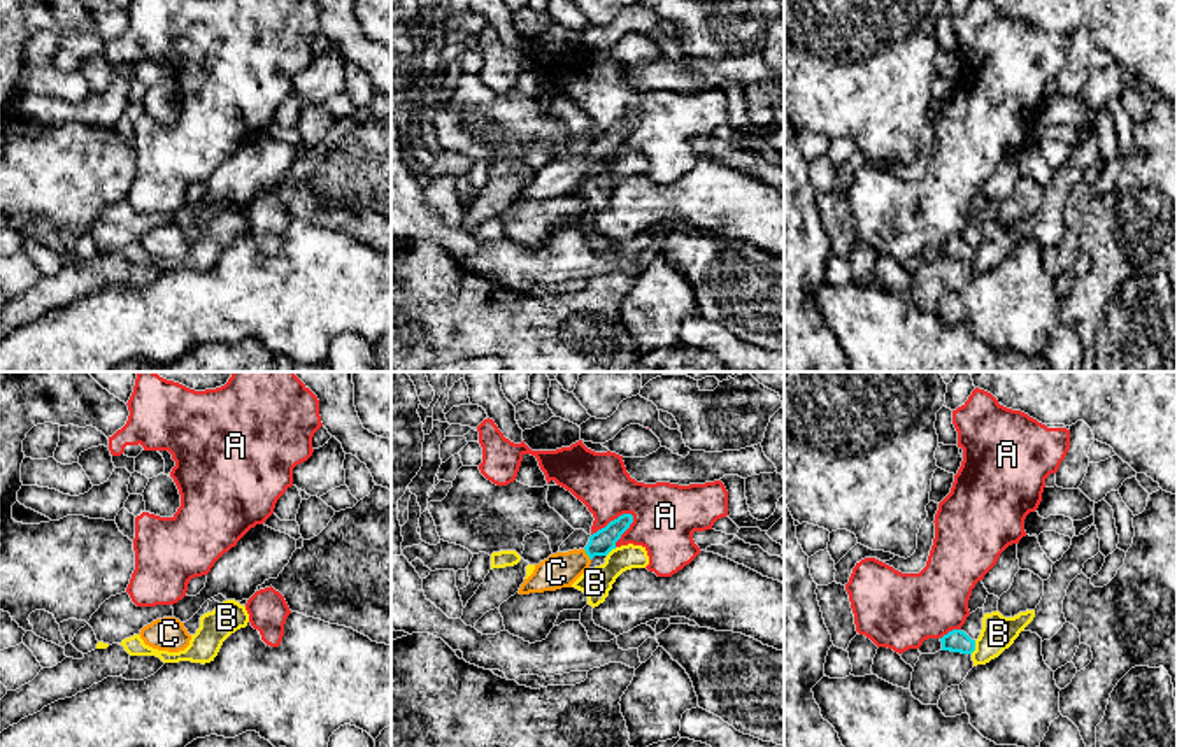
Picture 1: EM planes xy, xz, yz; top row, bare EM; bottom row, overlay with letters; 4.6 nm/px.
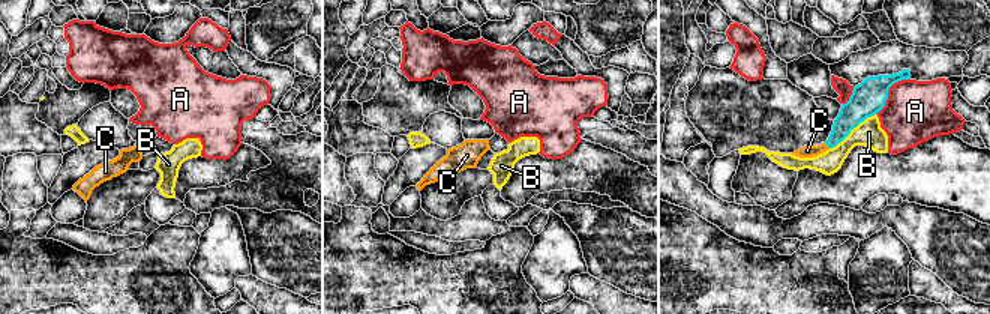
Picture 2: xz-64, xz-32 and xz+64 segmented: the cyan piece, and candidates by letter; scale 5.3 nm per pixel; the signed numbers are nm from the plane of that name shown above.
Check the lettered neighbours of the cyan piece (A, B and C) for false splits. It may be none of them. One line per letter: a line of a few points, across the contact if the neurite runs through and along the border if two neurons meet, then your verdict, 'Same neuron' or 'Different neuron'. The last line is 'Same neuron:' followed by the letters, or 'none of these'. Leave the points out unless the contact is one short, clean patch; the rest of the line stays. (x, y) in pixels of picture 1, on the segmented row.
A: Different neuron
B: Different neuron
C: Line: xz (604, 540), (586, 553), (560, 570). Same neuron
Same neuron: C

